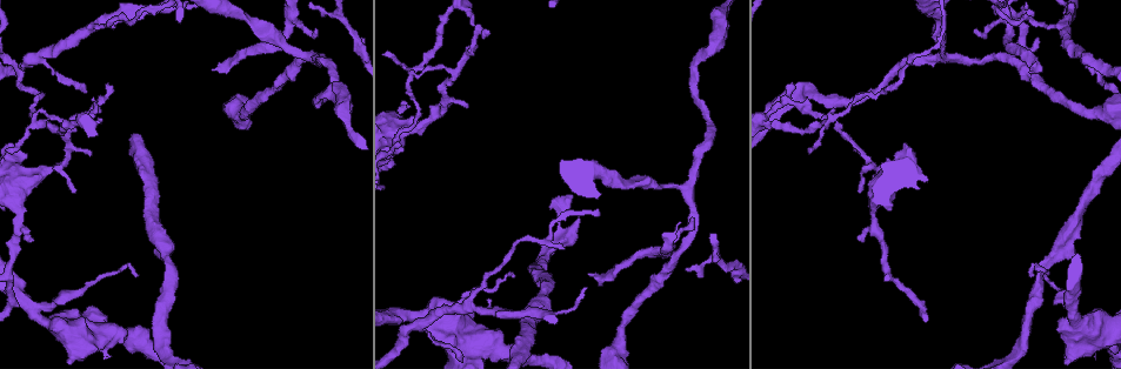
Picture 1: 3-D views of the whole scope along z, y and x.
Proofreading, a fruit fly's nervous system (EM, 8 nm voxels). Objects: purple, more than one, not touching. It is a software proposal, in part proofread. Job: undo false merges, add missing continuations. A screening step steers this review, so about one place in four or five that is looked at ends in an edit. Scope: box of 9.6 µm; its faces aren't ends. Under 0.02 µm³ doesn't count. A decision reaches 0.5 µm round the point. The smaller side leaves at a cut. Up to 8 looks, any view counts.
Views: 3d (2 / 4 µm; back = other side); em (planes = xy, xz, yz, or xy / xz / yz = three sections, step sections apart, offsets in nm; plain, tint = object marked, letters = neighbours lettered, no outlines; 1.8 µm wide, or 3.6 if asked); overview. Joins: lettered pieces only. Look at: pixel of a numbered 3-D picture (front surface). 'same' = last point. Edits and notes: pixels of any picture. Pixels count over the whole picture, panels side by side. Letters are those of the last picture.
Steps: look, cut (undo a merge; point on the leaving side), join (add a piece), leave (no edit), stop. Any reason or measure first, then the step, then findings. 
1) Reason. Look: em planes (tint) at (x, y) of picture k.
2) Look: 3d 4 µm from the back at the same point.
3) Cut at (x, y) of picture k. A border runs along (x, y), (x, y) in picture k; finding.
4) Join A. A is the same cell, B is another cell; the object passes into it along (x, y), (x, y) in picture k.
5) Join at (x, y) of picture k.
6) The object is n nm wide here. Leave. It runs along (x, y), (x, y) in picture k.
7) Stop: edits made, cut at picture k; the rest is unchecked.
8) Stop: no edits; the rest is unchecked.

Look: 3d 4 µm at (973, 29) of picture 1.

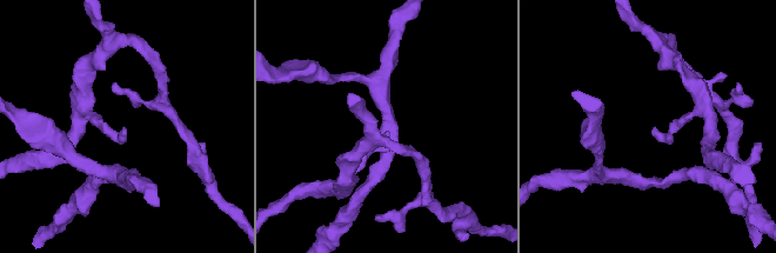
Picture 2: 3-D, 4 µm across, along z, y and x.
Look: em planes (letters) at (386, 133) of picture 2.

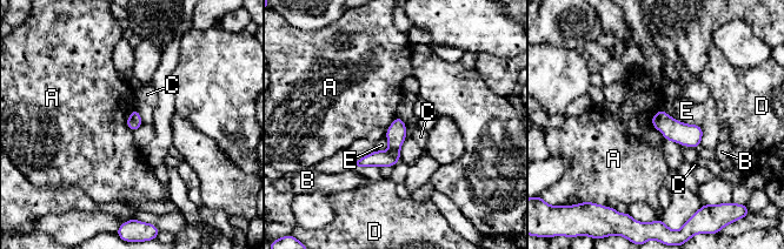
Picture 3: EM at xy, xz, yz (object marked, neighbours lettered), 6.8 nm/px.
Leave. A, B, C, D and E are other cells; it runs along (402, 125), (383, 159), (357, 165) in picture 3; no lettered piece goes on from it.

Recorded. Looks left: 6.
Free end. Look: 3d 2 µm at (590, 273) of picture 1.

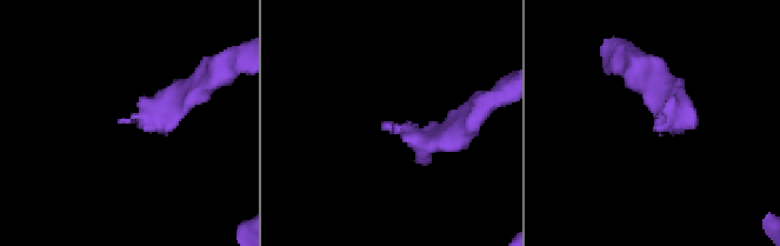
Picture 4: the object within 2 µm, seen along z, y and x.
Look: em planes (letters) at (382, 130) of picture 4.

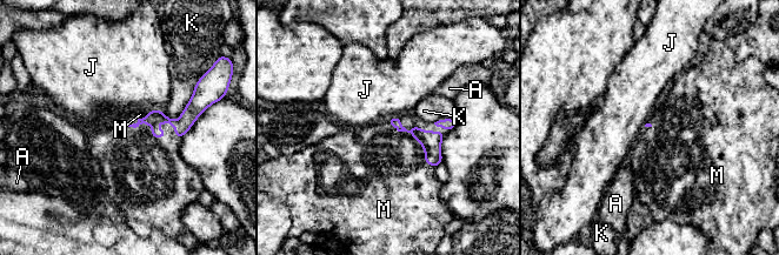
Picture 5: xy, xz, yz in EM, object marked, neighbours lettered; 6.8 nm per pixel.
The longest contact is with M, 300 nm. Join M. M is the same cell, A, J and K are other cells; the neuron continues.

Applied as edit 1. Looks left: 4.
Look: 3d 4 µm at (413, 318) of picture 1.

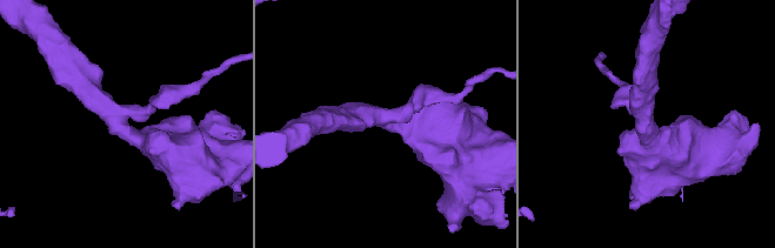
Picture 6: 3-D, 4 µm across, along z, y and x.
3 arms meet here; the arms are 170, 320, 550 nm wide. Look: em yz step 8 (letters) at (124, 124) of picture 6.

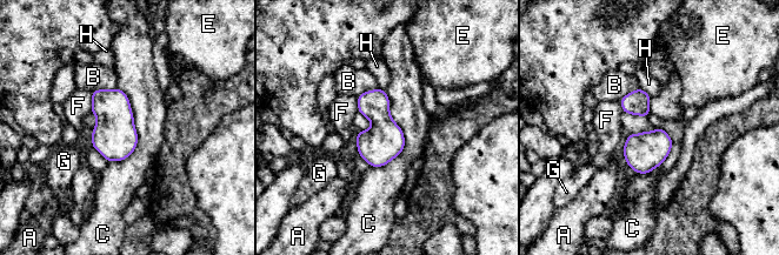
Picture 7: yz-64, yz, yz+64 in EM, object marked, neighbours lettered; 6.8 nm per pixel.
Leave. A, B, C, E, F, G and H are other cells; a border runs along (384, 91), (404, 149), (370, 167) in picture 7; continuous, no second neuron.

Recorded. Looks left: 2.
A fork. Look: em xy step 16 (tint) at (452, 75) of picture 1.

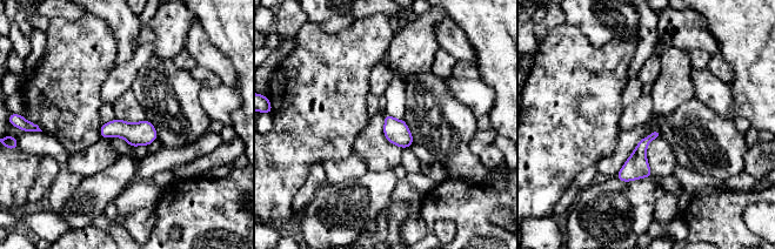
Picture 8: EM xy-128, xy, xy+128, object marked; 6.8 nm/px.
Look: em planes (letters) at the same point.

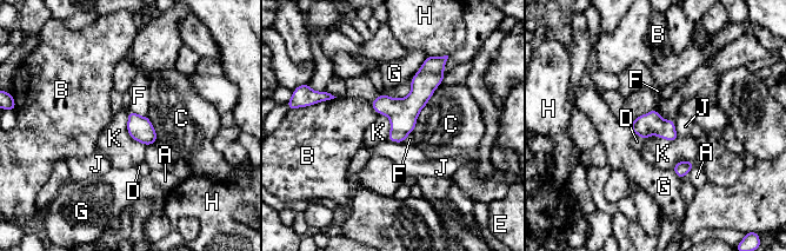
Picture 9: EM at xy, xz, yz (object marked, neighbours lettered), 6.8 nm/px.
Leave. A, B, C, D, E, F, G, H, J and K are other cells; it runs along (430, 64), (430, 77), (391, 138) in picture 9; all the same neuron.

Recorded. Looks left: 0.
Stop: edits made, join at picture 5; the rest is unchecked.

